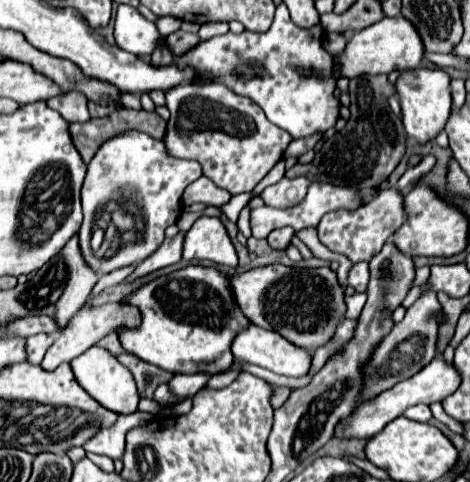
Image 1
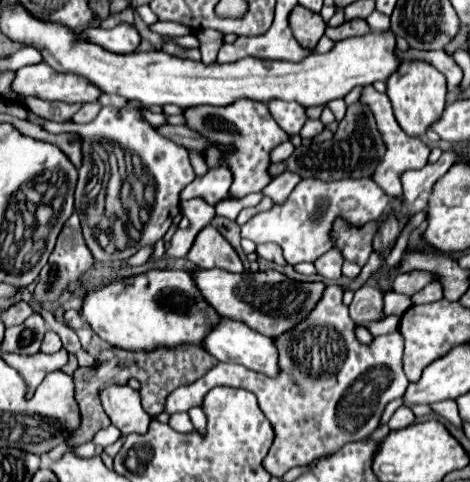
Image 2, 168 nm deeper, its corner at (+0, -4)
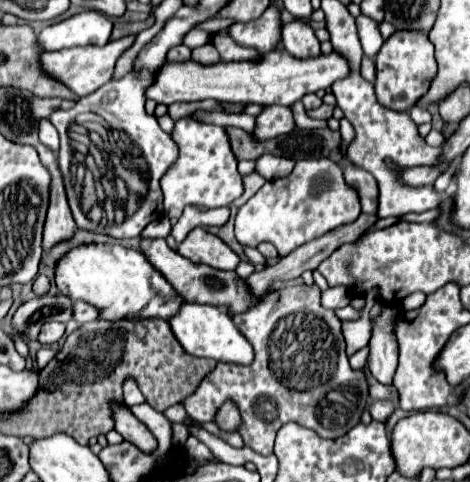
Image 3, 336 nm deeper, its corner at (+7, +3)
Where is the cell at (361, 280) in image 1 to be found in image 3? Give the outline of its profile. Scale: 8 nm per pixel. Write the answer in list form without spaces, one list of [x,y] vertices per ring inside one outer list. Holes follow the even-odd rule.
[[[381,304],[381,312],[371,318],[371,340],[367,366],[371,374],[383,382],[391,384],[393,372],[397,368],[397,338],[393,332],[393,316],[399,312],[397,306]]]

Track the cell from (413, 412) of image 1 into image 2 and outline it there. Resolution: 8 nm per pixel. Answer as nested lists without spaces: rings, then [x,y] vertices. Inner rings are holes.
[[[400,407],[400,409],[396,409],[396,413],[392,415],[392,419],[388,421],[388,427],[390,427],[392,431],[404,429],[404,427],[408,427],[412,421],[414,421],[414,413],[412,413],[408,407]]]

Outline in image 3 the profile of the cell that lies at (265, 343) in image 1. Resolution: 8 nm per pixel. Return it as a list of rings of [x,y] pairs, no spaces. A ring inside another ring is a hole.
[[[189,304],[181,306],[181,312],[169,320],[173,334],[181,342],[181,346],[193,356],[213,358],[217,362],[233,362],[233,364],[251,364],[253,362],[253,346],[243,336],[243,332],[235,326],[233,318],[225,314],[223,308],[207,306],[207,304]]]

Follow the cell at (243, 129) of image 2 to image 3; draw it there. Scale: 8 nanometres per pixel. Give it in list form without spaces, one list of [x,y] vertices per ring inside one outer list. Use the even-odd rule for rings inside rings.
[[[263,106],[261,114],[255,116],[255,136],[277,138],[293,130],[293,112],[287,106]]]

